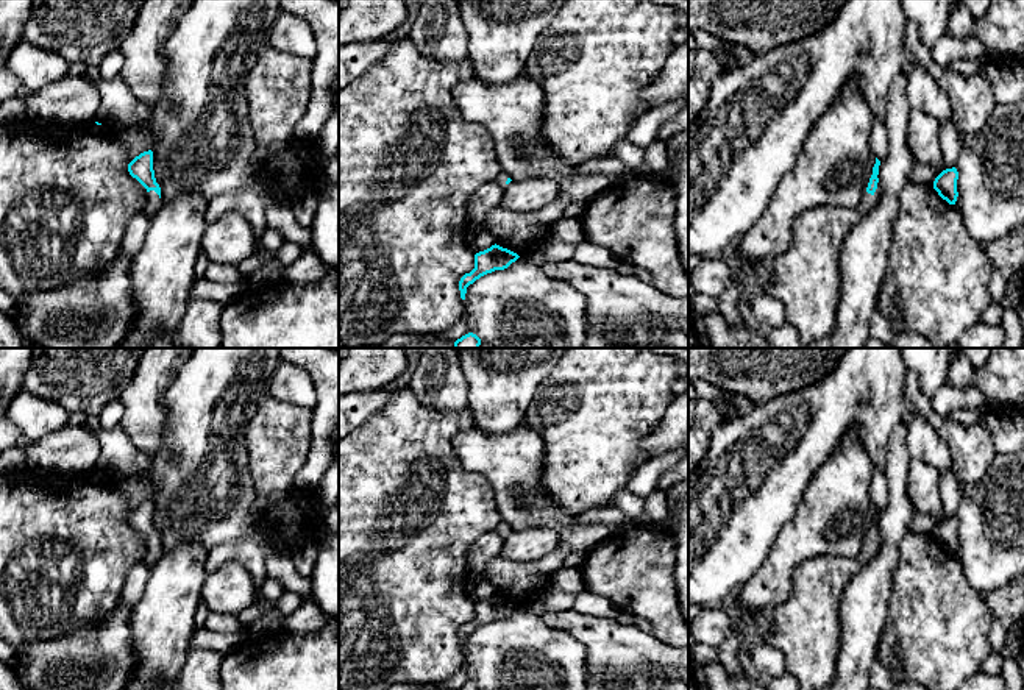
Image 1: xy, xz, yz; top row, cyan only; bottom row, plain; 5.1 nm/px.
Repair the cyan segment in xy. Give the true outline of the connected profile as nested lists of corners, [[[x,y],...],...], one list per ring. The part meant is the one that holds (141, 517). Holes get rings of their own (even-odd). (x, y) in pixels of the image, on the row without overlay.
[[[144,501],[136,506],[128,514],[128,521],[133,528],[136,528],[148,542],[147,554],[145,554],[145,565],[151,570],[159,559],[161,553],[161,537],[156,532],[155,520],[153,520],[153,501]]]

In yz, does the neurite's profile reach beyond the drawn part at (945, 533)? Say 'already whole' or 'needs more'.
already whole

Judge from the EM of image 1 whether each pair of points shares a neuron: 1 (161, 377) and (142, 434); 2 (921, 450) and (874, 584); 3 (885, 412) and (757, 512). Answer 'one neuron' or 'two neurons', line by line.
1: one neuron
2: two neurons
3: one neuron

